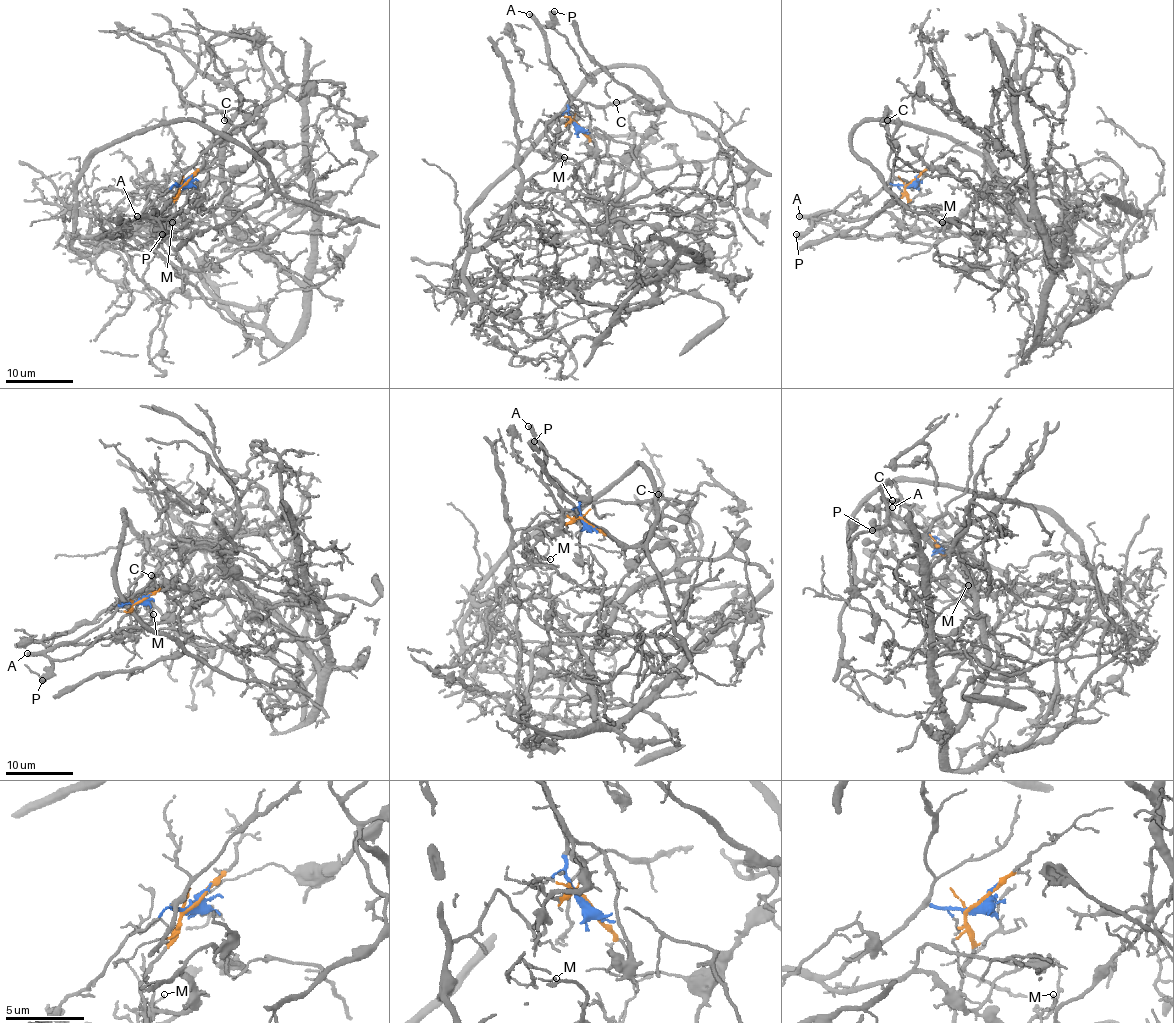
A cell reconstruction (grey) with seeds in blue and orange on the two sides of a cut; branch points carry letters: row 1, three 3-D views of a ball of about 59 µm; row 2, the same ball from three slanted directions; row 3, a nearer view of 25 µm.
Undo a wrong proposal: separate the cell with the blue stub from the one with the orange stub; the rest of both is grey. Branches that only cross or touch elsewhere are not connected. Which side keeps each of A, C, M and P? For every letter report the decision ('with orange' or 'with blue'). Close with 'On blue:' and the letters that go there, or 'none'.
A: with blue
C: with blue
M: with orange
P: with blue
On blue: A, C, P

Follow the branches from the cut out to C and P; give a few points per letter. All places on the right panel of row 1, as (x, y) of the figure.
C: (910, 183), (897, 185), (890, 181), (887, 120)
P: (910, 183), (885, 185), (846, 213), (817, 212), (804, 232), (795, 234)

